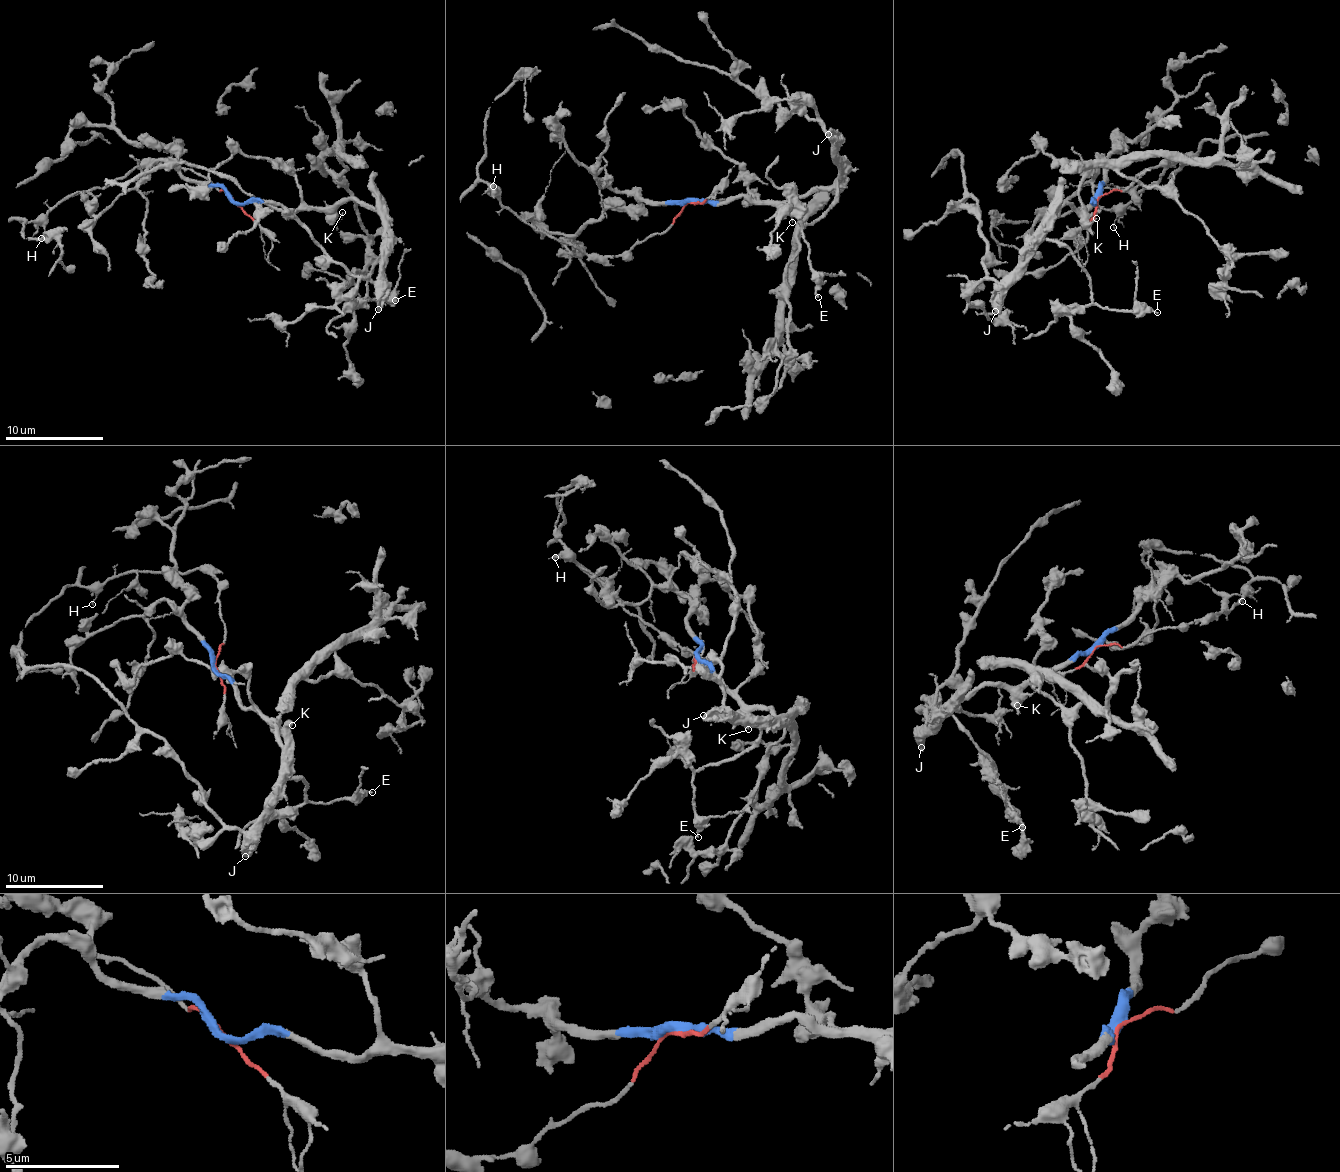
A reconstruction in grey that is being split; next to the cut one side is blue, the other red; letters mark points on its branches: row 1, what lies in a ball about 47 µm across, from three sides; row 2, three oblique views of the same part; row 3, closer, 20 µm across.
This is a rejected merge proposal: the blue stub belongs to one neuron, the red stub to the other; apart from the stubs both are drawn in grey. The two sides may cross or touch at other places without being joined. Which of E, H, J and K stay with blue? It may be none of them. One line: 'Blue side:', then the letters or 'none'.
Blue side: E, J, K

